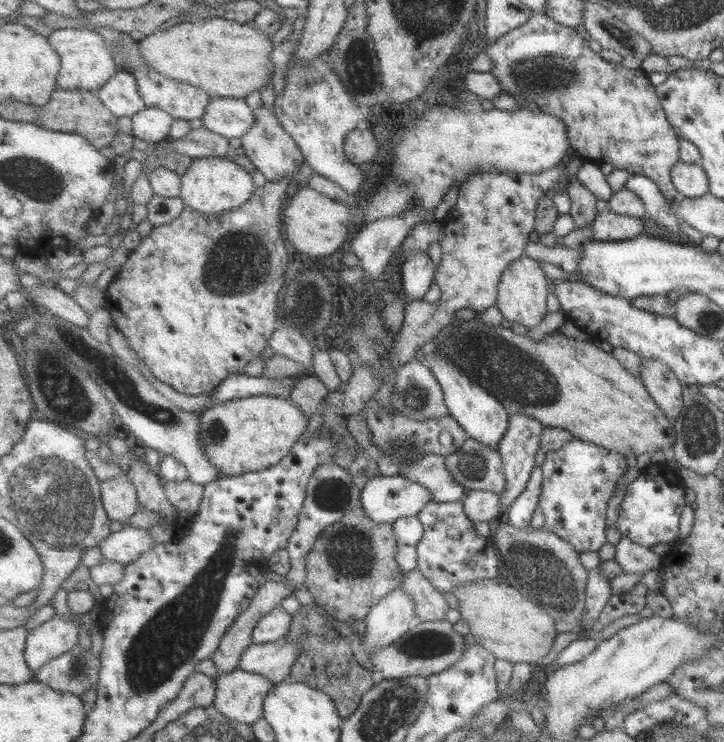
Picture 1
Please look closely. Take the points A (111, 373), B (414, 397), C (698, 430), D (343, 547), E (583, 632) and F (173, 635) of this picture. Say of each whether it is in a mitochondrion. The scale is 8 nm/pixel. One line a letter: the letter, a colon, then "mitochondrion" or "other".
A: mitochondrion
B: mitochondrion
C: mitochondrion
D: mitochondrion
E: other
F: mitochondrion

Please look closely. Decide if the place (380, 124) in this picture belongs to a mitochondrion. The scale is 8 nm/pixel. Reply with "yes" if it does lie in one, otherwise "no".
no

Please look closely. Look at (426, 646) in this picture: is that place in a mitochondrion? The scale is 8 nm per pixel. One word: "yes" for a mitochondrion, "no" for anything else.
yes

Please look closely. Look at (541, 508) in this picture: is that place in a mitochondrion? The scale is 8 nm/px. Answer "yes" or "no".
no

